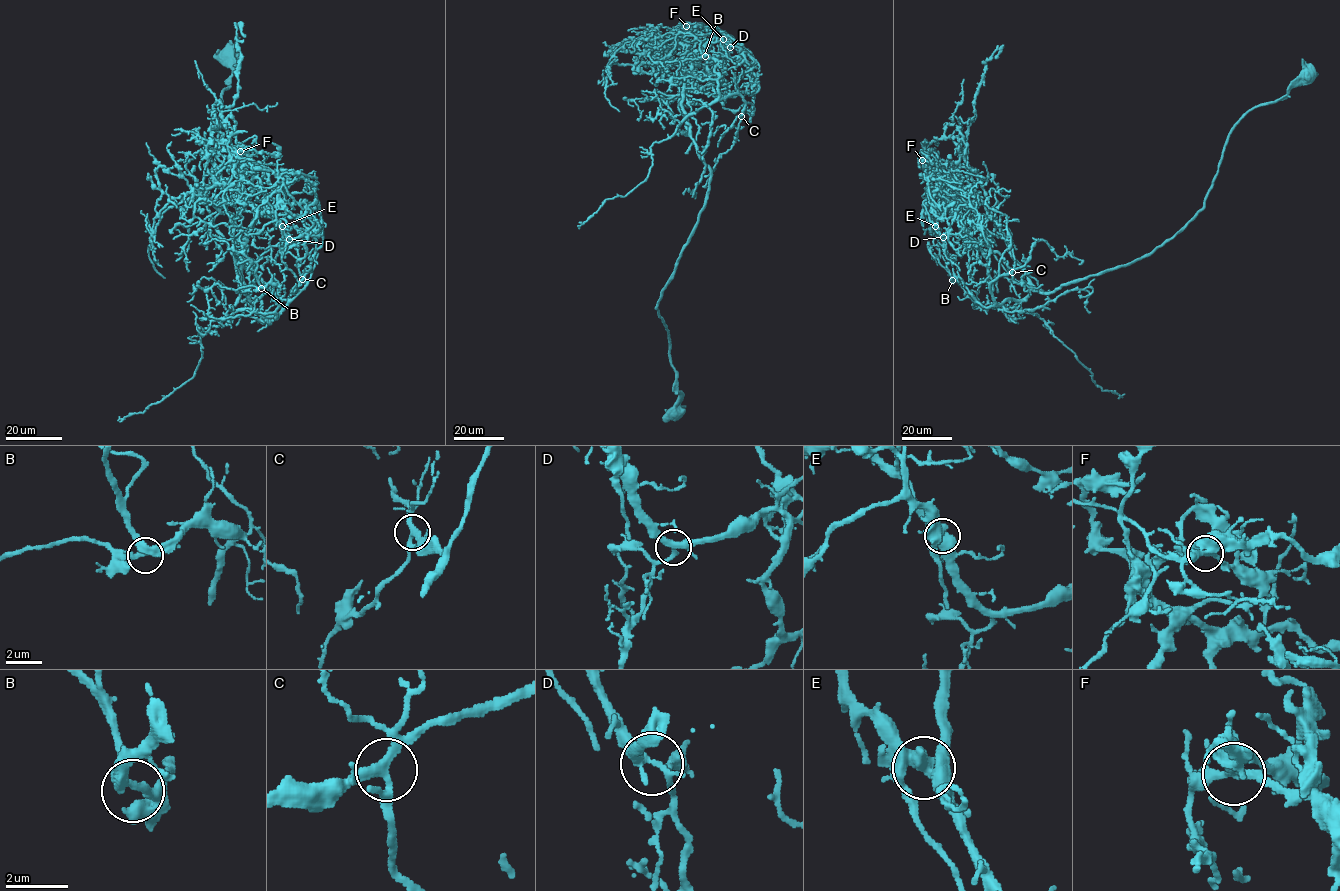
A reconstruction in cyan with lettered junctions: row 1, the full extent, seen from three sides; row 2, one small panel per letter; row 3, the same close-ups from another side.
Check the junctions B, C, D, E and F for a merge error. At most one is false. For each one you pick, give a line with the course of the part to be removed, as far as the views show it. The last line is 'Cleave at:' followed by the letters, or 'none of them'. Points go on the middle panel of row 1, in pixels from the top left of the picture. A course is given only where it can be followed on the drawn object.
Cleave at: none of them

